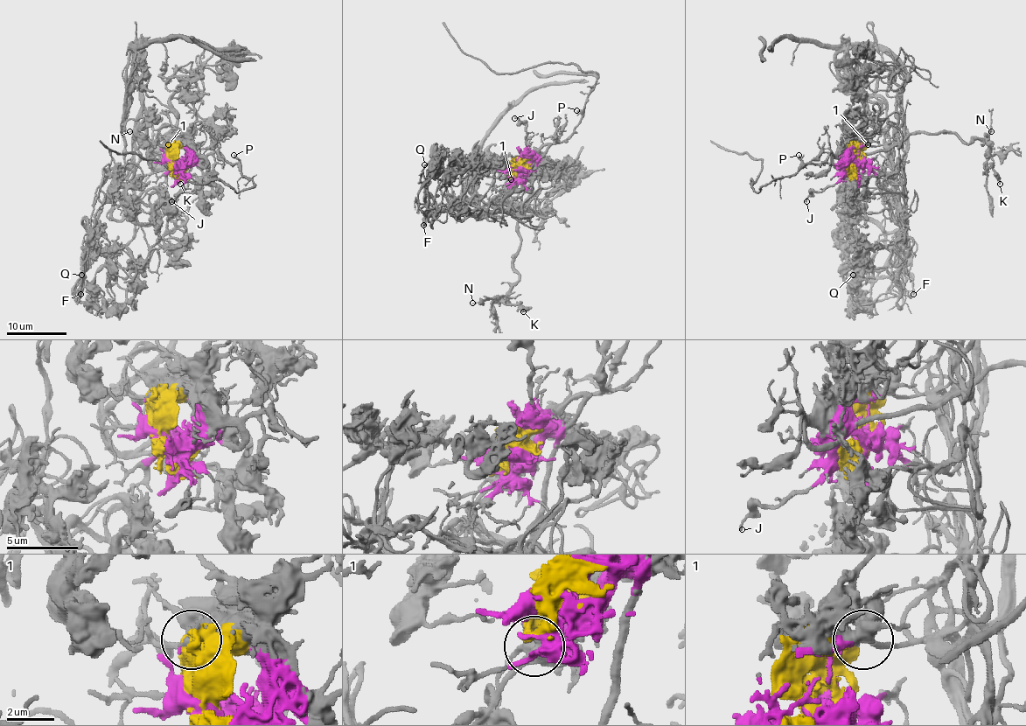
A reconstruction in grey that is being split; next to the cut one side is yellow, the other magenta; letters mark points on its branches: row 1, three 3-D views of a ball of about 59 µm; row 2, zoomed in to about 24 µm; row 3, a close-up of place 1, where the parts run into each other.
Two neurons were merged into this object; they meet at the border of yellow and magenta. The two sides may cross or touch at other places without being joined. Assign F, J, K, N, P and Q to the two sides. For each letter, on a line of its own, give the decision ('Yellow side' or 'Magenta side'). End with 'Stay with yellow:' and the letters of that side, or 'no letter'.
F: Yellow side
J: Magenta side
K: Magenta side
N: Magenta side
P: Magenta side
Q: Yellow side
Stay with yellow: F, Q

